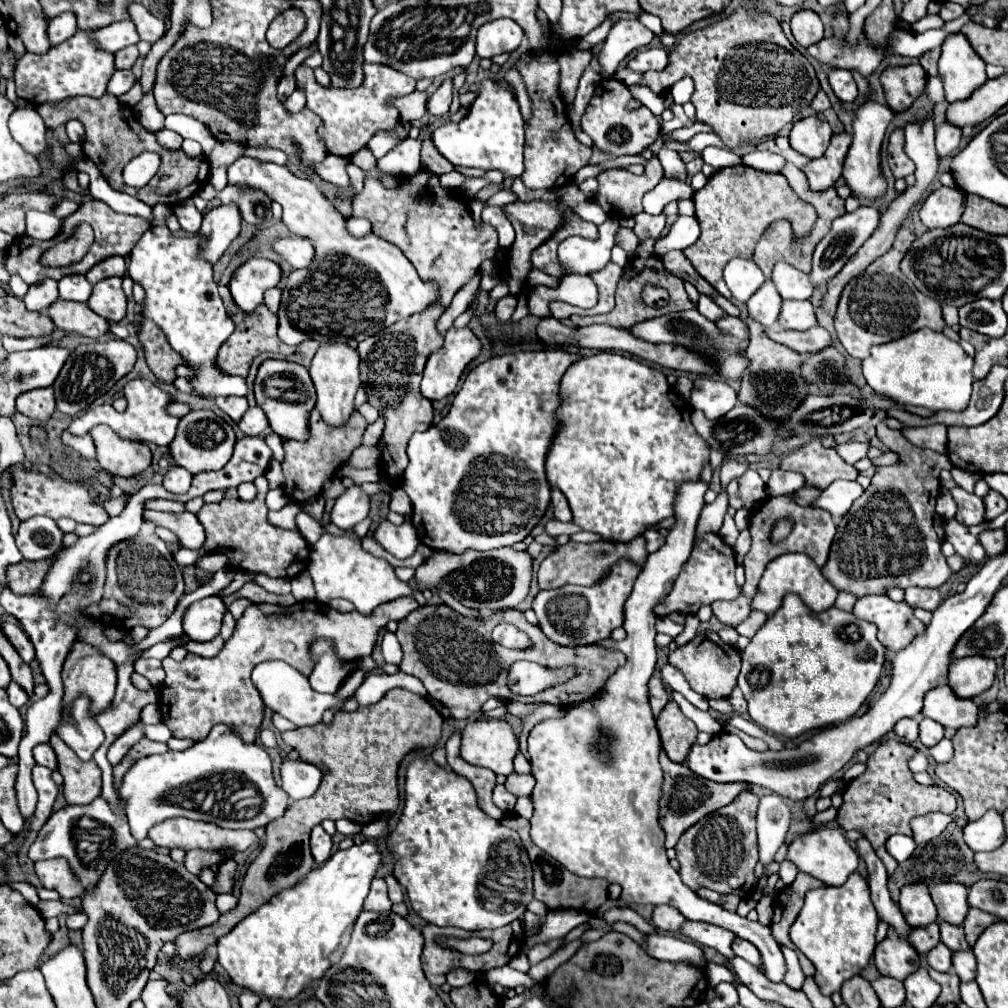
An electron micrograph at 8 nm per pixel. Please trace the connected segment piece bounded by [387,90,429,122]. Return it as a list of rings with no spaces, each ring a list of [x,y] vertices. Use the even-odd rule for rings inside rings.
[[[415,90],[415,92],[407,94],[407,96],[393,96],[387,102],[399,110],[403,122],[413,122],[413,120],[423,118],[423,108],[425,108],[427,98],[429,98],[427,92]]]

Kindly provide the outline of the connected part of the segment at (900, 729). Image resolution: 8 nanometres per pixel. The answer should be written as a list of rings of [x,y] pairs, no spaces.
[[[899,720],[893,728],[893,732],[903,740],[903,742],[915,742],[917,740],[917,730],[919,722],[917,720]]]

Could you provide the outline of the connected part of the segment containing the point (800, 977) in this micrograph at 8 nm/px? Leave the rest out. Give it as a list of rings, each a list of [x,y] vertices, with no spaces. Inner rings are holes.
[[[783,948],[783,954],[785,954],[785,962],[787,962],[787,974],[785,974],[785,984],[791,986],[791,990],[801,990],[803,982],[805,982],[805,974],[801,972],[799,968],[799,960],[797,960],[797,954],[791,950],[791,948]]]

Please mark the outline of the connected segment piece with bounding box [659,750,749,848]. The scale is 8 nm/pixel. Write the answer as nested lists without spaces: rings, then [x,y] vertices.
[[[661,750],[661,756],[659,756],[659,762],[661,762],[661,768],[663,768],[663,786],[661,786],[661,800],[659,800],[659,824],[665,832],[665,848],[673,848],[679,841],[681,834],[687,828],[691,828],[697,820],[701,820],[709,812],[715,812],[719,808],[727,806],[729,802],[733,802],[733,798],[741,790],[749,788],[747,784],[709,782],[709,780],[697,776],[695,772],[691,772],[685,764],[671,762],[663,750]]]

